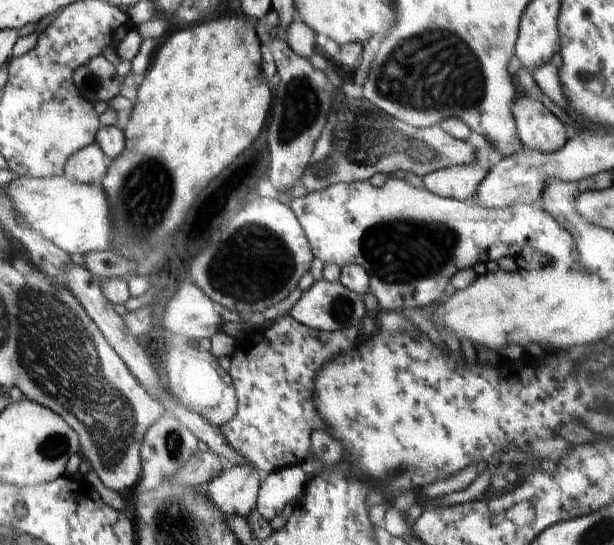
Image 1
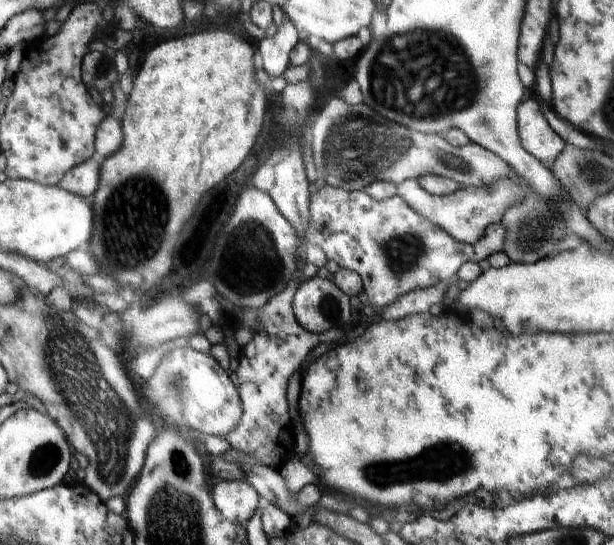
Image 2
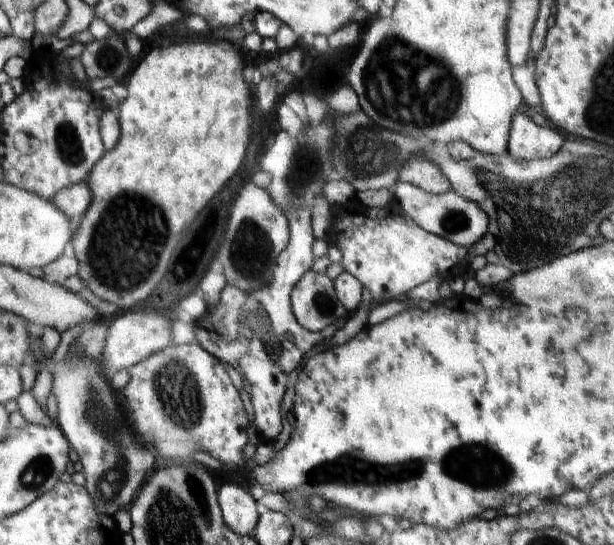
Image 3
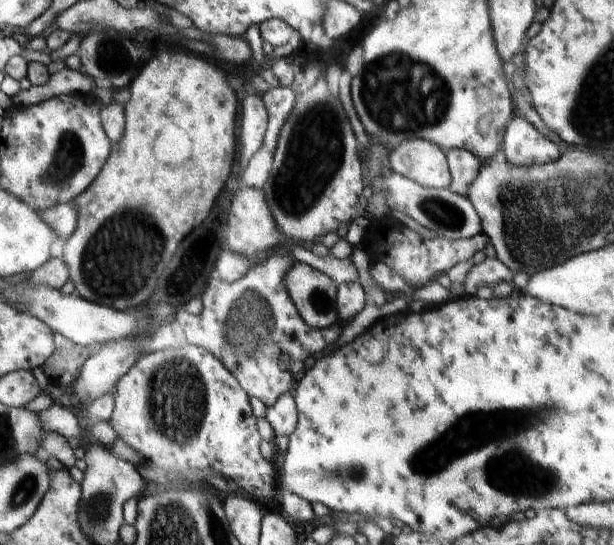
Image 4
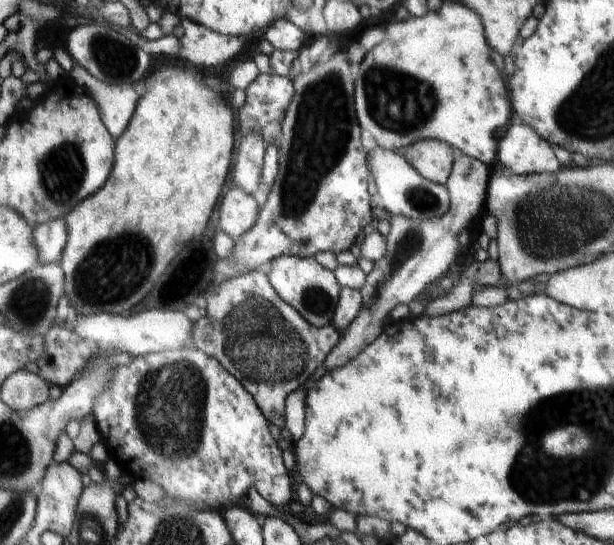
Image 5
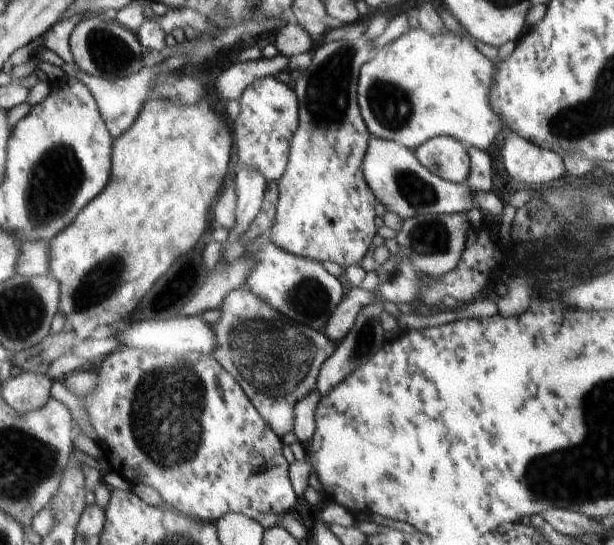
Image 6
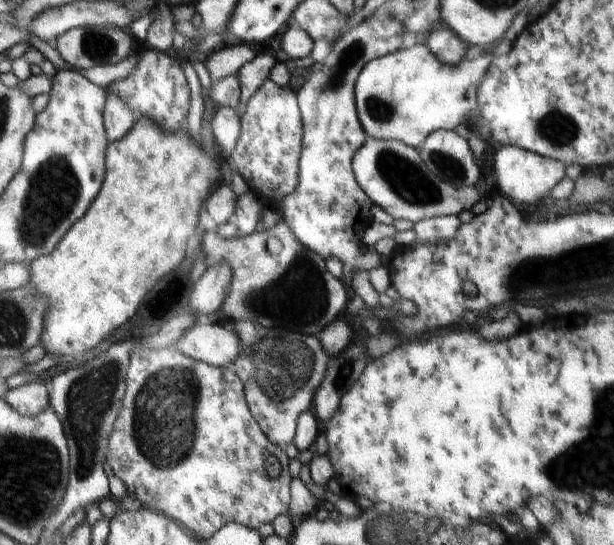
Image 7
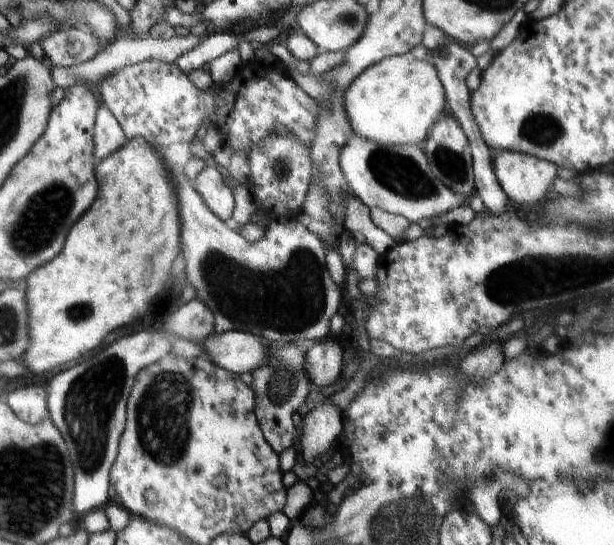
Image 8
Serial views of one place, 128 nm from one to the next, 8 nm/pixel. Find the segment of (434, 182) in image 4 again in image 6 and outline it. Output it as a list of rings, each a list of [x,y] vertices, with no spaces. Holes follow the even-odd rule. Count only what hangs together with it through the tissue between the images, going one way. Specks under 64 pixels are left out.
[[[451,136],[429,138],[417,146],[413,153],[433,175],[456,184],[467,182],[470,159],[466,146]]]

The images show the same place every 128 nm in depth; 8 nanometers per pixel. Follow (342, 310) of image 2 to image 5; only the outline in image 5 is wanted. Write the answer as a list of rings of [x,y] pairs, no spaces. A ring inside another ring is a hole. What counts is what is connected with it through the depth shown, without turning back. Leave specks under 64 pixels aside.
[[[280,255],[271,263],[272,269],[267,275],[280,298],[297,310],[298,314],[312,326],[320,328],[332,324],[342,287],[334,273],[318,264],[318,261],[312,257]]]

